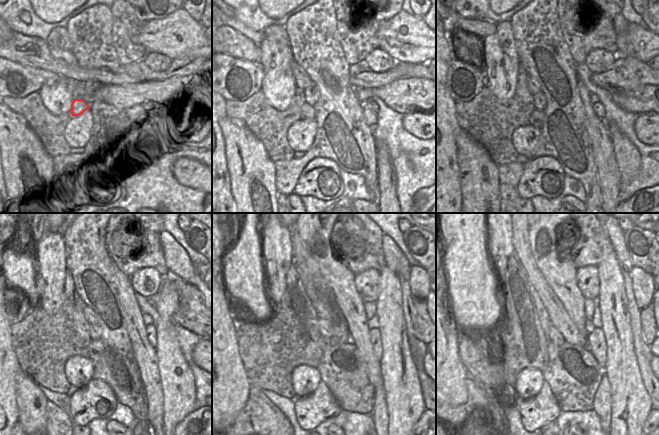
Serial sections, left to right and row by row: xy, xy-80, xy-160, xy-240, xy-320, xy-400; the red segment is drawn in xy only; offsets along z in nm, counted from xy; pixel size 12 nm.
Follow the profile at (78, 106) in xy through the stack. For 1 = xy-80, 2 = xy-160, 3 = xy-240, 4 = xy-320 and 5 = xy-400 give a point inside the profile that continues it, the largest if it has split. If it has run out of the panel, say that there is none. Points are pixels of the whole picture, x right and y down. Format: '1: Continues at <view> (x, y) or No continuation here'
1: Continues at xy-80 (307, 111)
2: Continues at xy-160 (536, 118)
3: Continues at xy-240 (96, 347)
4: Continues at xy-320 (346, 376)
5: Continues at xy-400 (574, 377).

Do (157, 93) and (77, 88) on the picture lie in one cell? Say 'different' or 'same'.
same

